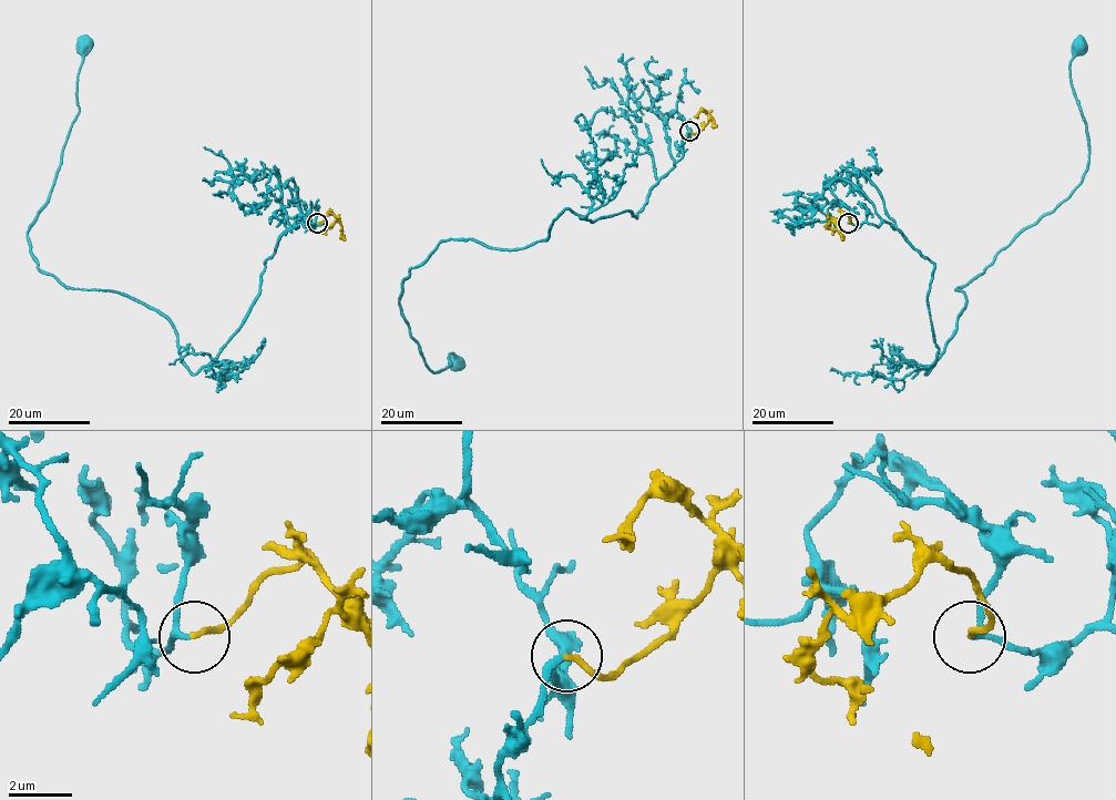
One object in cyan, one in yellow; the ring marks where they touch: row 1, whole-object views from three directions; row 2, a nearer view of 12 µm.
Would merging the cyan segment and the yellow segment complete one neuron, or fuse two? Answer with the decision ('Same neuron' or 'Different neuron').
Same neuron

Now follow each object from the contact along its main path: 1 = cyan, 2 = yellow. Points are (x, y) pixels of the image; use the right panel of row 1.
1: (848, 224), (886, 222), (933, 264), (925, 373), (966, 304), (955, 289), (1081, 182), (1081, 45)
2: (848, 224), (849, 217), (845, 213), (833, 218), (827, 226), (833, 234)

